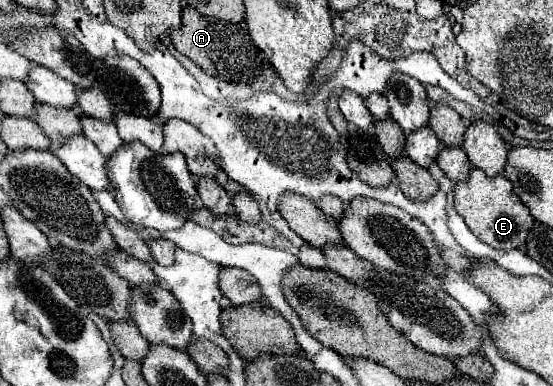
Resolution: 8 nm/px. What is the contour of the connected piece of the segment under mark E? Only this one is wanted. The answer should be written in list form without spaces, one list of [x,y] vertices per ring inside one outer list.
[[[474,168],[468,176],[468,180],[458,182],[454,190],[454,204],[458,214],[464,218],[468,228],[488,246],[498,250],[512,250],[522,248],[526,244],[526,238],[532,230],[534,218],[530,216],[530,210],[522,204],[522,200],[514,194],[512,184],[508,178],[498,174],[496,178],[486,176],[482,170]]]

